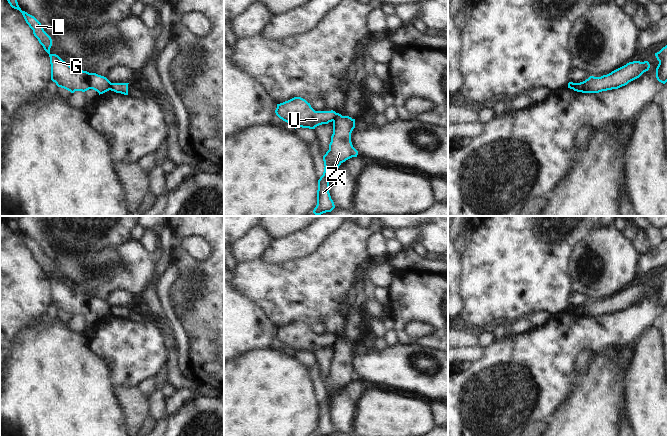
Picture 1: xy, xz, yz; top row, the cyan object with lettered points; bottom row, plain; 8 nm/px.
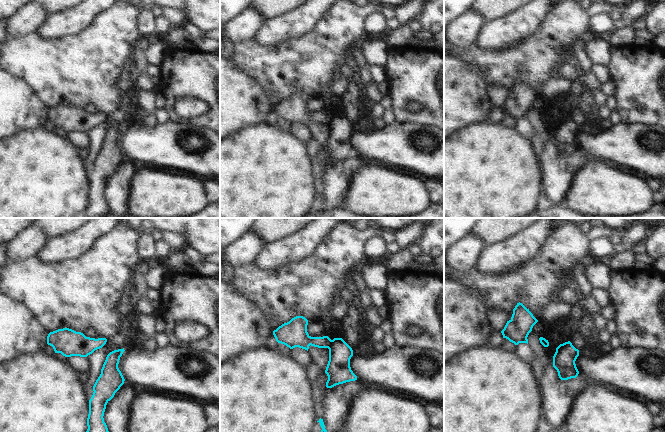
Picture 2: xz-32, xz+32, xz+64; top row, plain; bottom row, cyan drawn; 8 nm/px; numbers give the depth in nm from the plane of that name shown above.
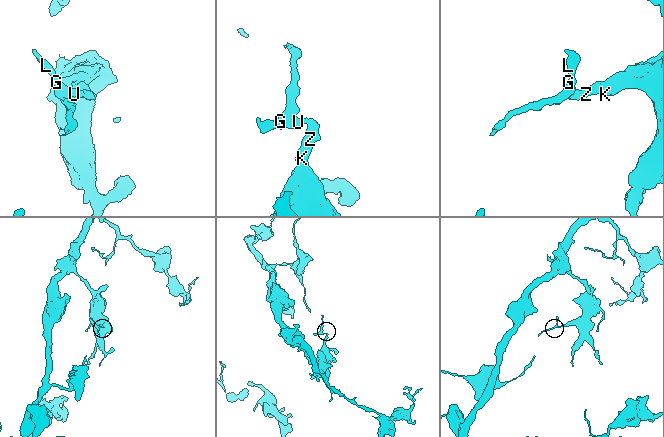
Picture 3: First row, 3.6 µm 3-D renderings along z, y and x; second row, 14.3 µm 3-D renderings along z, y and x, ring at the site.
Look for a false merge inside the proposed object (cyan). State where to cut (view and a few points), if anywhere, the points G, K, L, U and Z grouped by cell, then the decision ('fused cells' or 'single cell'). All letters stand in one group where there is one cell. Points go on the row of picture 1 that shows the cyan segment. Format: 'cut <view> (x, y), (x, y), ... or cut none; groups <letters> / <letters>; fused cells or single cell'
cut xz (337, 113), (333, 121); groups G L U / K Z; fused cells

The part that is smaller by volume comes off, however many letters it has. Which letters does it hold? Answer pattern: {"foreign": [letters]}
{"foreign": ["G", "L", "U"]}

